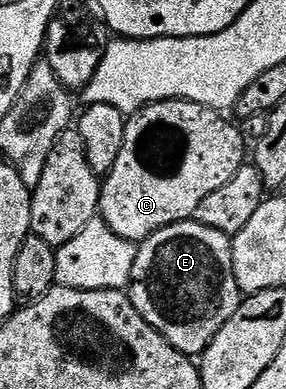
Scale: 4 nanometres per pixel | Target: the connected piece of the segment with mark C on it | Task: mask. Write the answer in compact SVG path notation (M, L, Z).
M181 98L155 102L136 111L127 119L126 140L122 140L118 161L114 168L110 168L100 187L99 217L110 224L118 236L137 244L170 224L189 221L195 215L198 204L202 204L210 192L218 192L218 188L227 184L234 172L246 164L244 131L229 118L219 110Z

